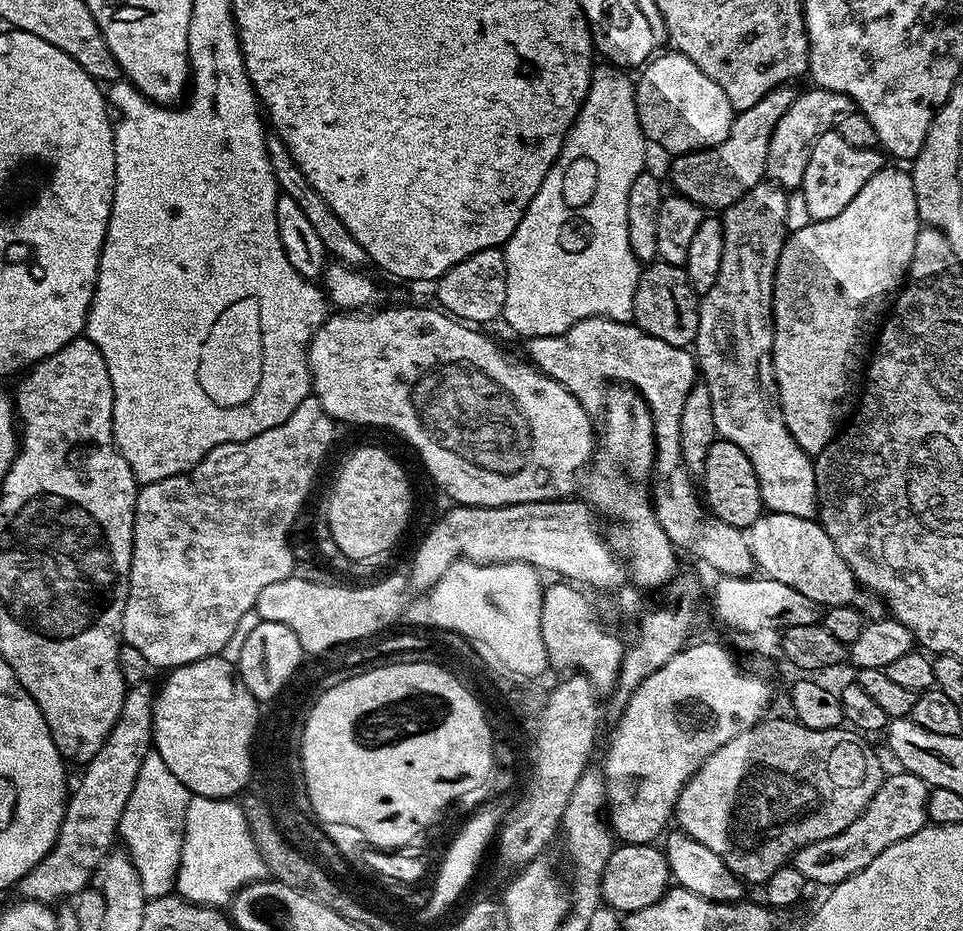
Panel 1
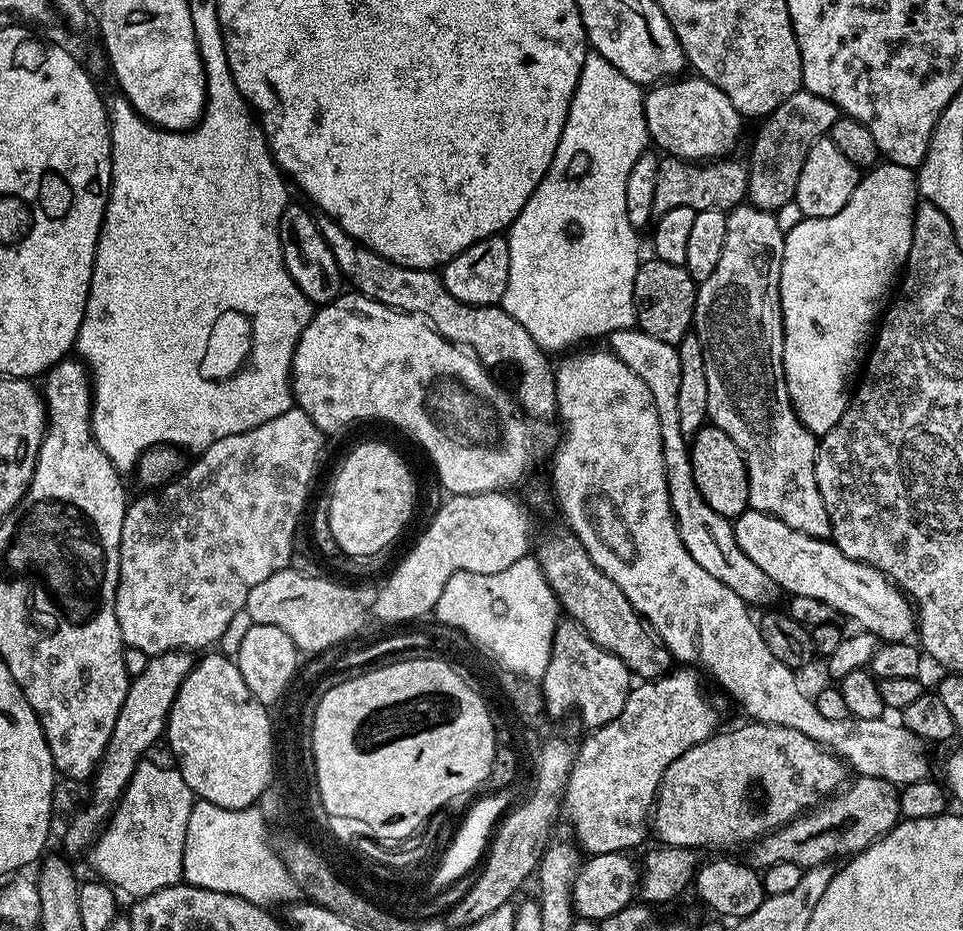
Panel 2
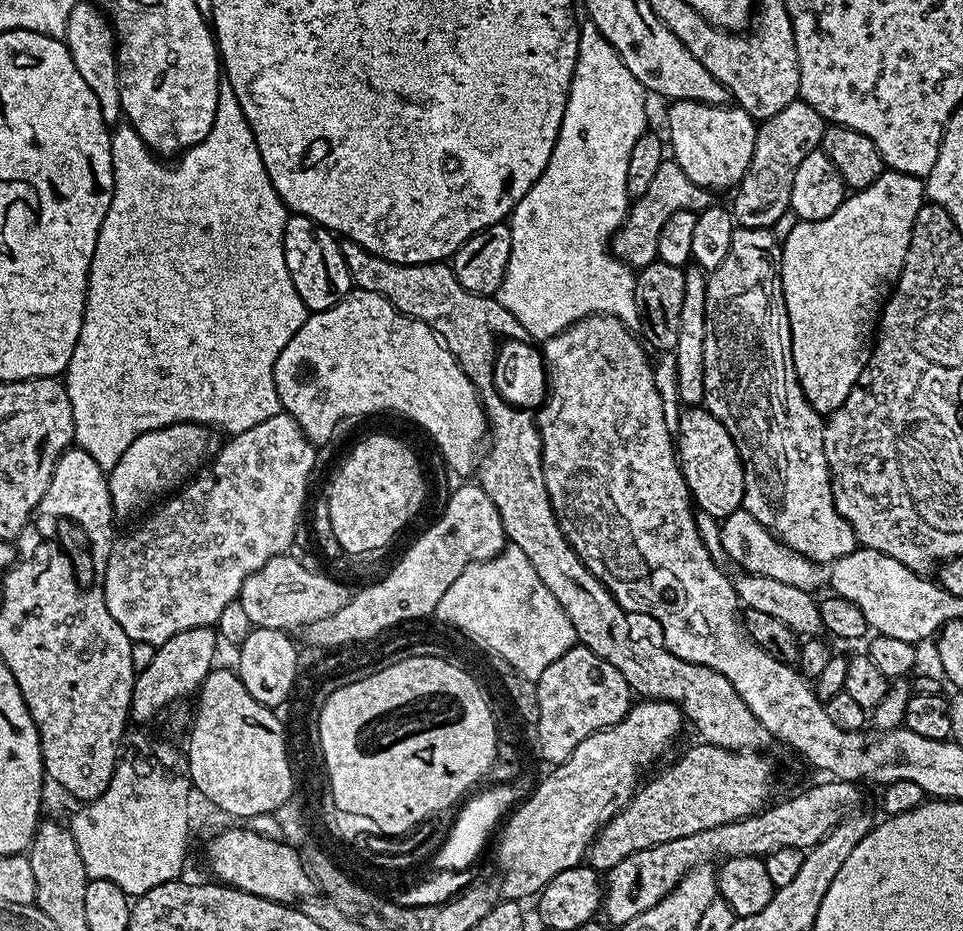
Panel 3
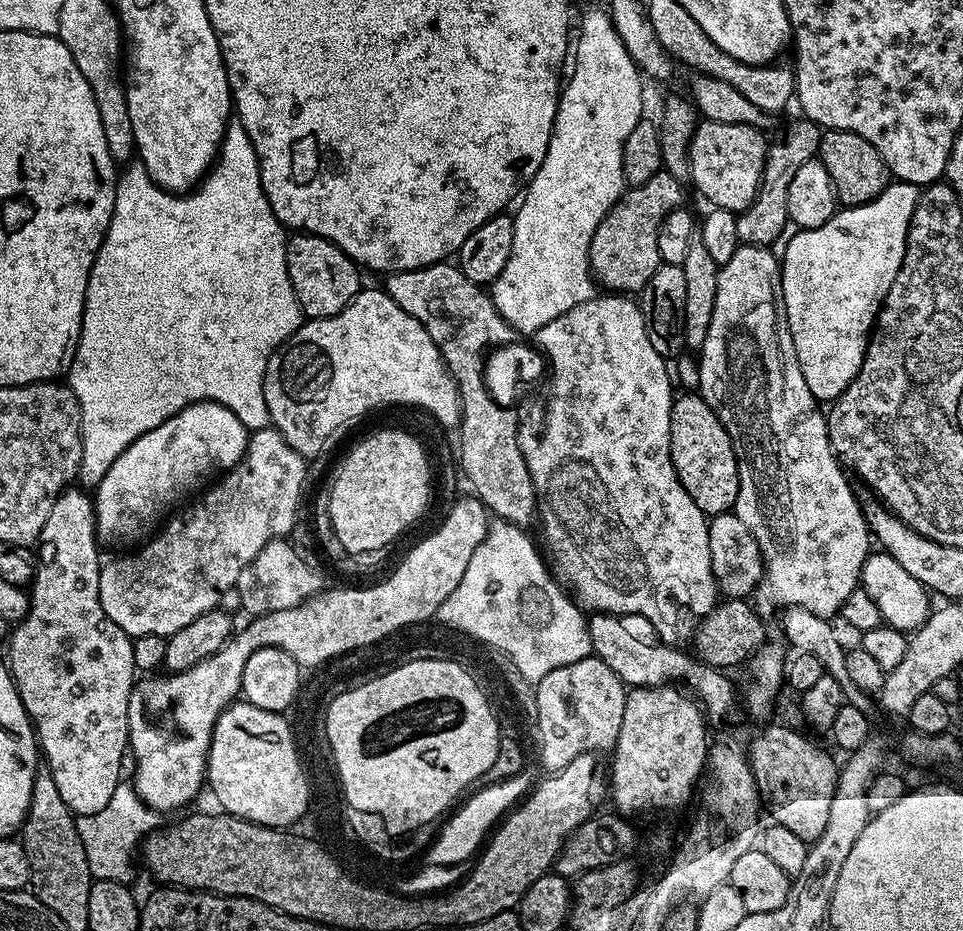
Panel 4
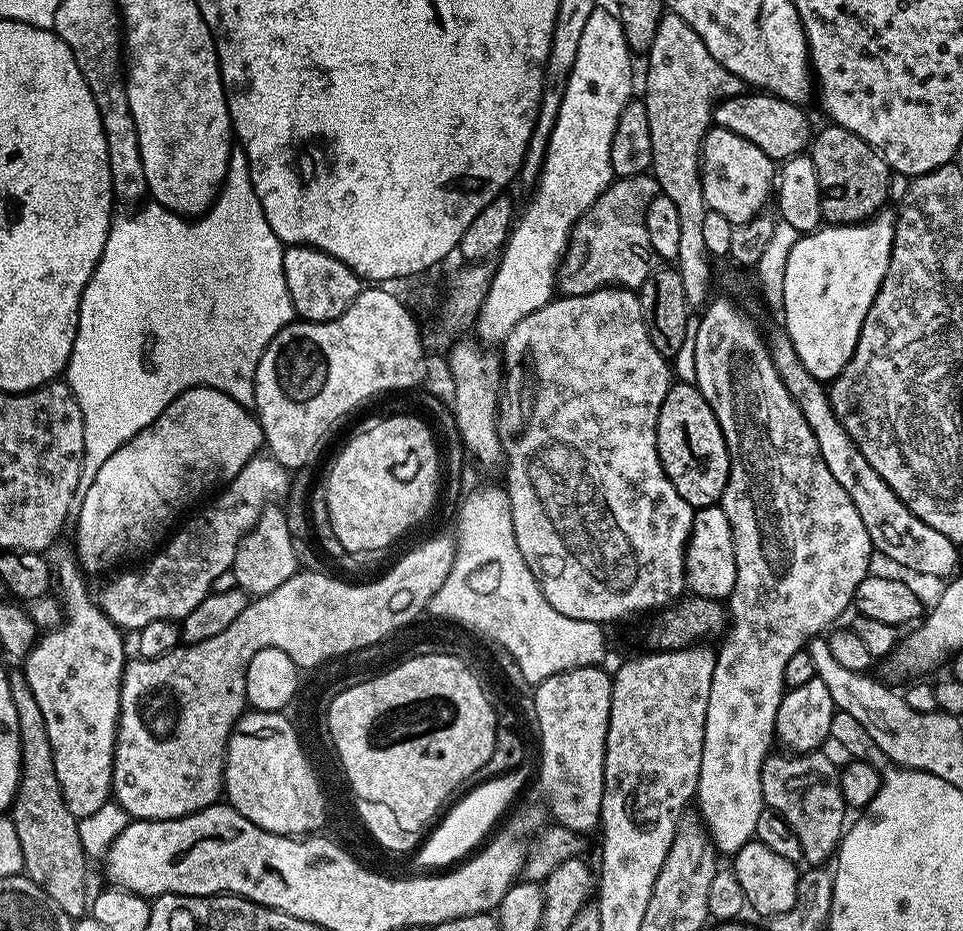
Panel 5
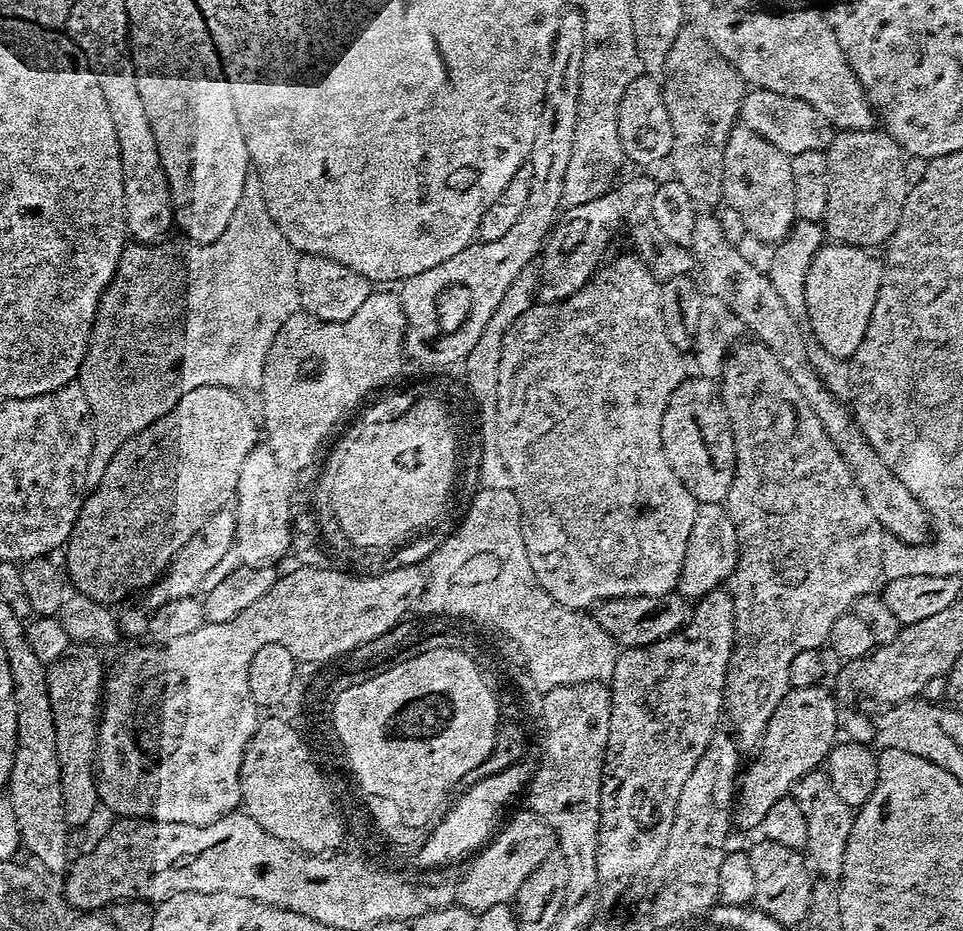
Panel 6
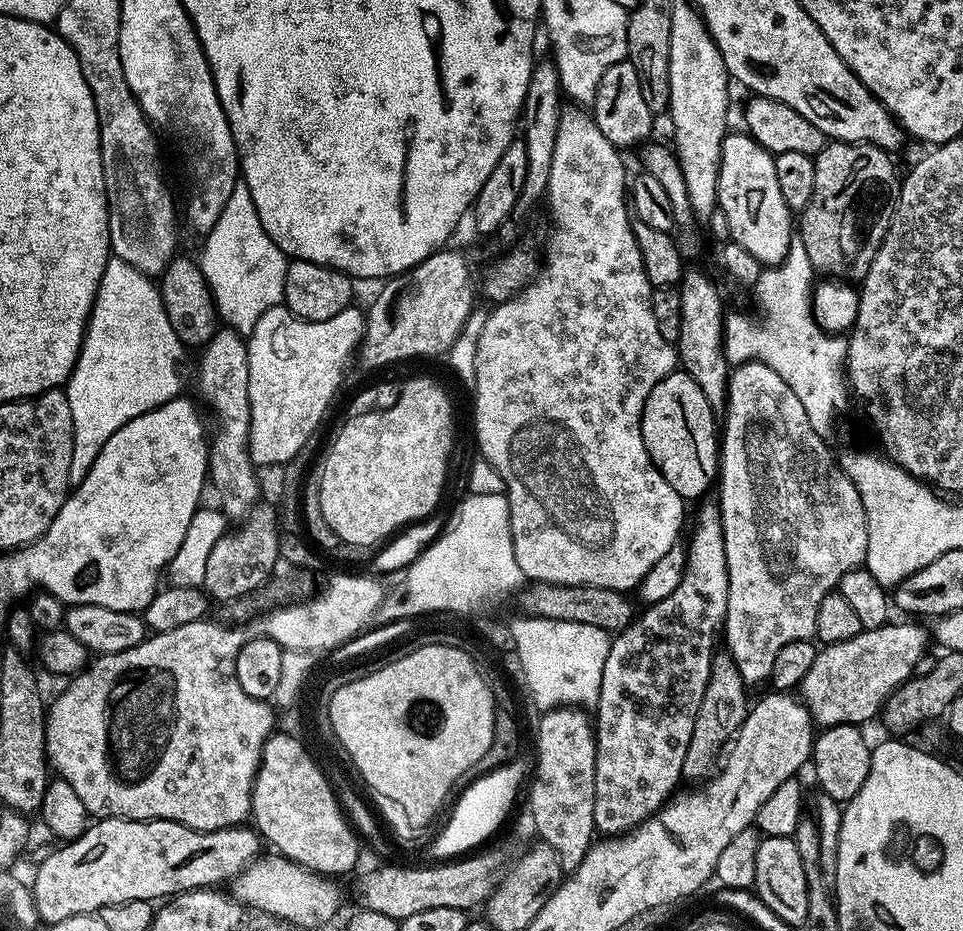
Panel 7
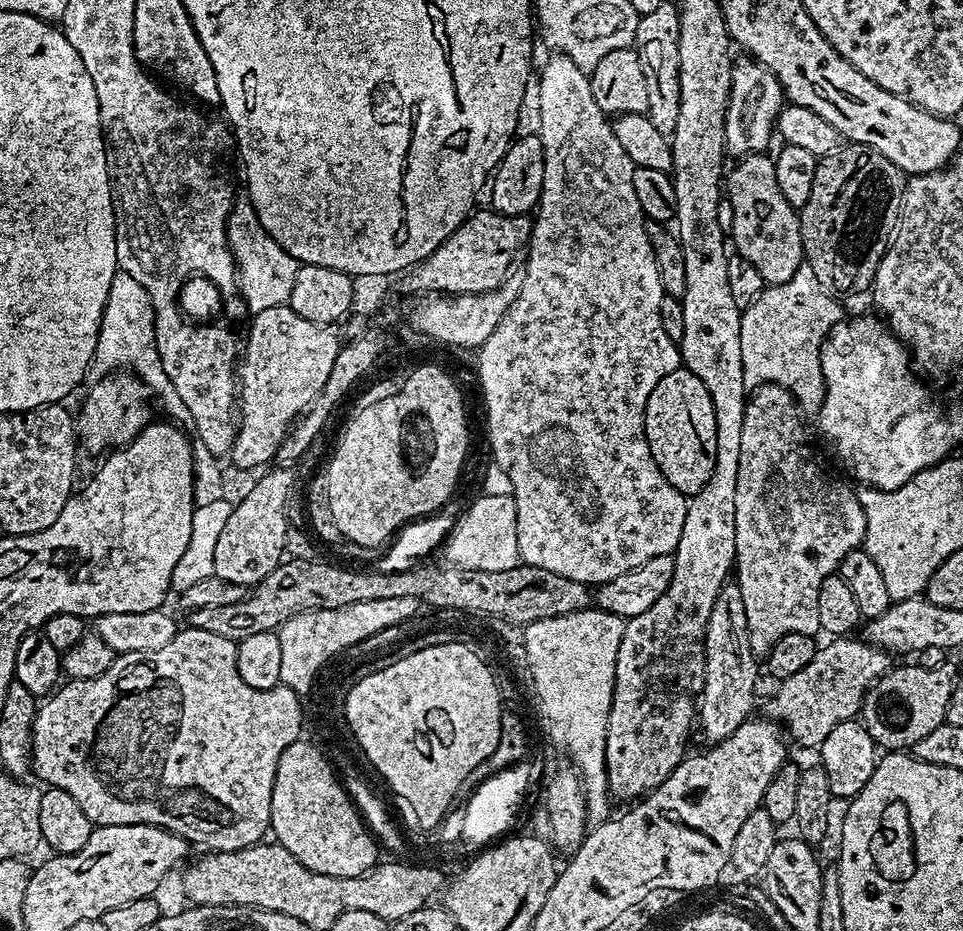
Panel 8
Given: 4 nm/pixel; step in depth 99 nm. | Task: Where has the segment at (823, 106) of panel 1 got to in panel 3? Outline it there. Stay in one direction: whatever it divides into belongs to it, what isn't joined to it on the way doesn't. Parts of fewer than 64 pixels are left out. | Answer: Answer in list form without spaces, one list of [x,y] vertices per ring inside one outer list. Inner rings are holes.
[[[799,98],[778,110],[778,114],[764,116],[759,121],[754,138],[754,158],[750,158],[750,166],[736,185],[736,197],[730,203],[732,218],[739,227],[769,230],[777,227],[775,224],[790,209],[790,186],[794,186],[798,162],[820,148],[825,127],[826,121],[820,117],[818,110]]]

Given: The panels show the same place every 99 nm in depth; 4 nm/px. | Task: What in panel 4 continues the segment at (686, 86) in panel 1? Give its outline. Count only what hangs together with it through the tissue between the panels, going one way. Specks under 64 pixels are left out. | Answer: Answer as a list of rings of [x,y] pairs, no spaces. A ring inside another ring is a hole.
[[[701,119],[688,143],[688,175],[693,184],[709,201],[709,205],[725,208],[734,213],[751,207],[760,193],[760,179],[764,156],[768,153],[765,133],[759,128],[734,122],[714,122]]]

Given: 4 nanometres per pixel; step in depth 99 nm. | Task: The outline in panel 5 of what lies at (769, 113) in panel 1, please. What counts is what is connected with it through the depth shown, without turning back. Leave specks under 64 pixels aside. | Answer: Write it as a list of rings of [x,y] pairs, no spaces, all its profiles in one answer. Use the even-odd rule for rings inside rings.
[[[651,174],[613,179],[611,186],[593,202],[586,215],[580,217],[572,233],[566,271],[562,276],[564,296],[585,296],[597,292],[599,288],[613,286],[643,289],[644,283],[658,268],[658,257],[650,242],[650,230],[646,228],[650,204],[658,195],[661,195],[660,183]]]

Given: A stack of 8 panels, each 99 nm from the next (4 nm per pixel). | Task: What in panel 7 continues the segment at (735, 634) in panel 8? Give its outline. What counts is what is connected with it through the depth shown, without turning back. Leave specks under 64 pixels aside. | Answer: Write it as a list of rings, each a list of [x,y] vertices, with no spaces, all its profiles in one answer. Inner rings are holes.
[[[718,654],[713,657],[710,682],[706,686],[706,694],[703,695],[702,704],[695,718],[690,744],[686,750],[683,763],[682,778],[692,782],[705,781],[714,771],[714,762],[722,748],[735,737],[747,716],[750,707],[750,699],[746,696],[748,691],[744,679],[740,676],[736,664],[726,654]]]

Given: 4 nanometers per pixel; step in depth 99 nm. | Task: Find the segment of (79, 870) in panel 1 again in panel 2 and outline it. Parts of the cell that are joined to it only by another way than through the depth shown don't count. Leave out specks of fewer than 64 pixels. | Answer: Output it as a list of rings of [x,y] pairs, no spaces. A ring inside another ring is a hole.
[[[182,648],[170,650],[151,657],[146,670],[131,677],[126,690],[126,702],[122,702],[122,710],[114,722],[114,730],[110,730],[110,742],[106,742],[106,750],[90,781],[92,797],[73,814],[72,821],[64,832],[63,851],[69,857],[76,856],[79,852],[87,853],[92,848],[122,798],[135,768],[159,740],[161,743],[168,727],[168,715],[174,706],[174,698],[178,698],[178,690],[182,682],[186,682],[193,663],[191,651]]]

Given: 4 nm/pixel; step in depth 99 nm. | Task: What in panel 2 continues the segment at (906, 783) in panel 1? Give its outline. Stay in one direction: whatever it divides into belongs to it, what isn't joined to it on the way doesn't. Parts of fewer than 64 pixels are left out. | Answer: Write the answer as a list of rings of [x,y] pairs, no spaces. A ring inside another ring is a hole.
[[[856,776],[853,781],[852,788],[850,784],[827,797],[819,806],[756,841],[747,849],[747,863],[757,870],[778,862],[794,862],[794,866],[799,868],[813,868],[819,864],[832,864],[839,856],[857,856],[878,842],[902,819],[900,788],[886,782],[886,778]]]

